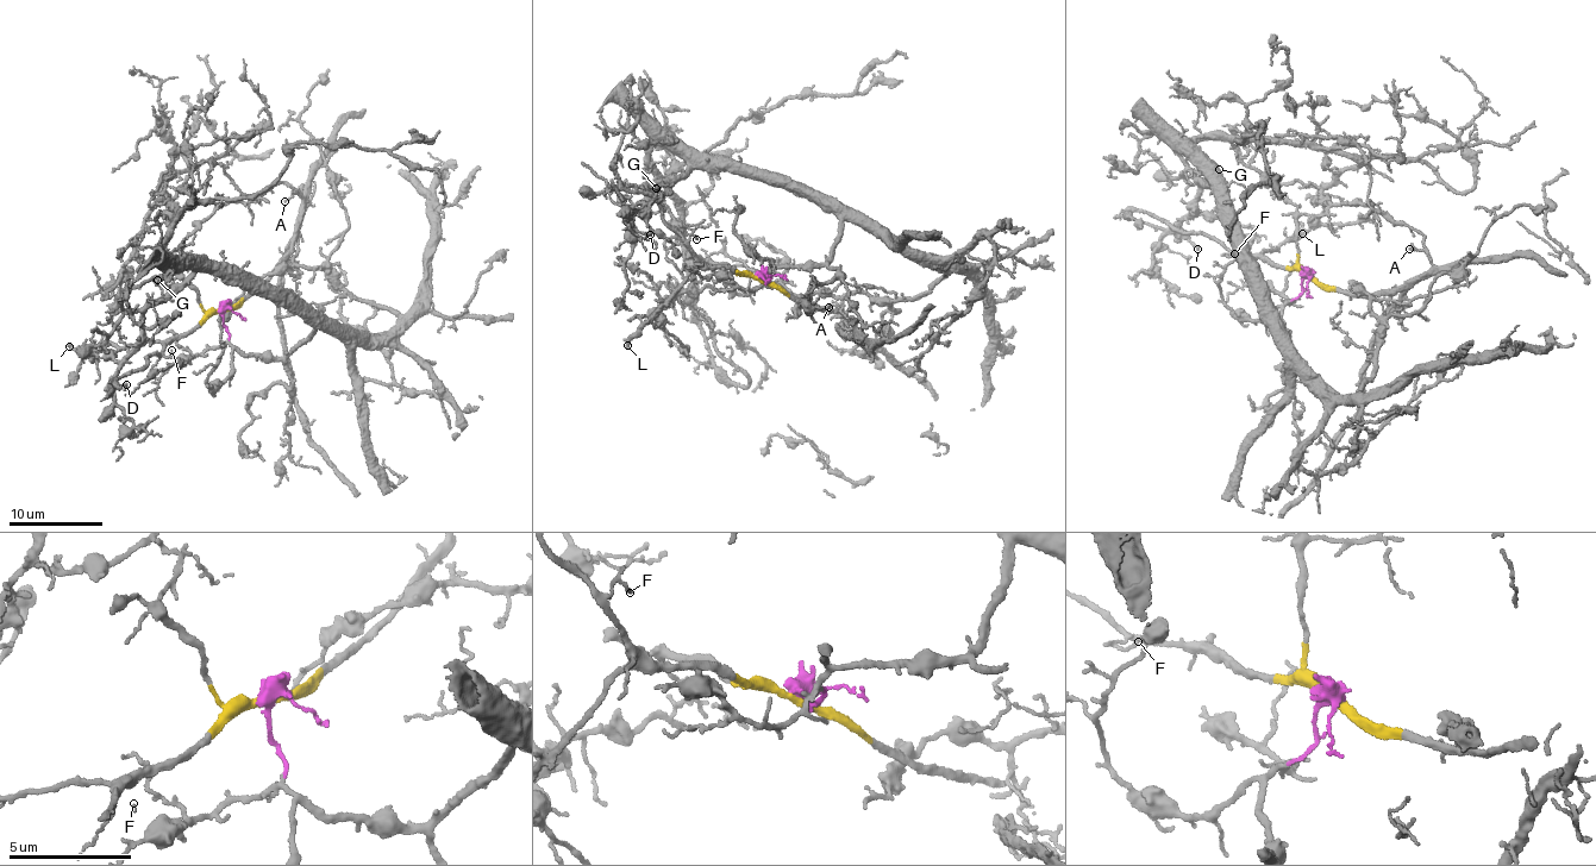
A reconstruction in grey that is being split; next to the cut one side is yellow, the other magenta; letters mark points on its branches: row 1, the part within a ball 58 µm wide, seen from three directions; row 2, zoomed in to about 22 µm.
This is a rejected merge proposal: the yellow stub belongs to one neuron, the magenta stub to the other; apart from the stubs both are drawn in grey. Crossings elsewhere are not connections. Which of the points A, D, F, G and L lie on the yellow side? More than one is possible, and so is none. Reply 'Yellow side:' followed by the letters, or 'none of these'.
Yellow side: A, F, L

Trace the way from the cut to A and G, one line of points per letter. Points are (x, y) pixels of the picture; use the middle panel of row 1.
A: (762, 280), (777, 284), (803, 302), (830, 308), (852, 324), (828, 306)
G: (762, 280), (778, 268), (825, 263), (839, 233), (838, 217), (806, 194), (724, 170), (689, 168), (656, 188)

